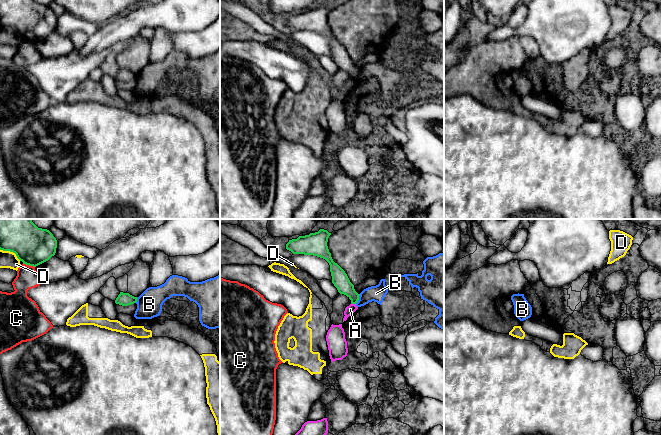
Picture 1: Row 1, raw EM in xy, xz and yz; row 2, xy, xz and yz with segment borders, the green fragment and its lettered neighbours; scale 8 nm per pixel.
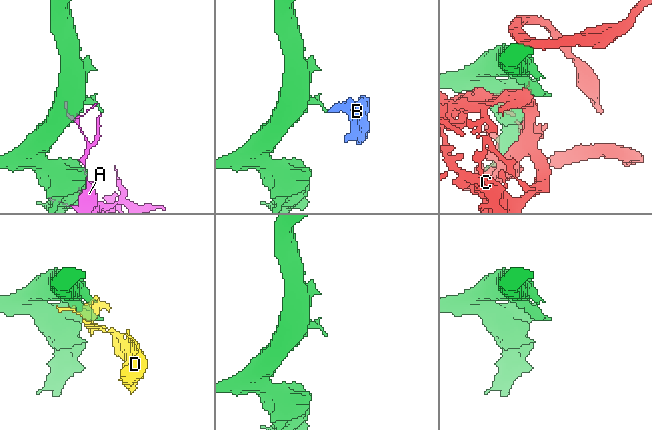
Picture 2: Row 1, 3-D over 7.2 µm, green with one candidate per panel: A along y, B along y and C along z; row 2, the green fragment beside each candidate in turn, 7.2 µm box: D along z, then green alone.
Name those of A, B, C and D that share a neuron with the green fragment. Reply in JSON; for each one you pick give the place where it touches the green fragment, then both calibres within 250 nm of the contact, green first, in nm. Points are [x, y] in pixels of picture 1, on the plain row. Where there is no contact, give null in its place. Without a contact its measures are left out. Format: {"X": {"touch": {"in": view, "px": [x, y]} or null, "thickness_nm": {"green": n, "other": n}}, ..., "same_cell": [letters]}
{"same_cell": []}

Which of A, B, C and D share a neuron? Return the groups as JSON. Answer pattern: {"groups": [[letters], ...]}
{"groups": [["A"], ["B"], ["C"], ["D"]]}

